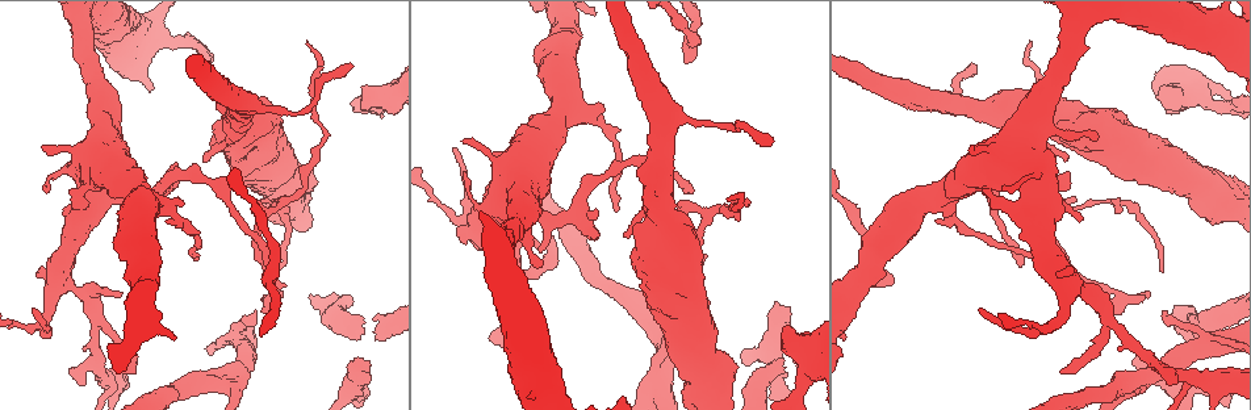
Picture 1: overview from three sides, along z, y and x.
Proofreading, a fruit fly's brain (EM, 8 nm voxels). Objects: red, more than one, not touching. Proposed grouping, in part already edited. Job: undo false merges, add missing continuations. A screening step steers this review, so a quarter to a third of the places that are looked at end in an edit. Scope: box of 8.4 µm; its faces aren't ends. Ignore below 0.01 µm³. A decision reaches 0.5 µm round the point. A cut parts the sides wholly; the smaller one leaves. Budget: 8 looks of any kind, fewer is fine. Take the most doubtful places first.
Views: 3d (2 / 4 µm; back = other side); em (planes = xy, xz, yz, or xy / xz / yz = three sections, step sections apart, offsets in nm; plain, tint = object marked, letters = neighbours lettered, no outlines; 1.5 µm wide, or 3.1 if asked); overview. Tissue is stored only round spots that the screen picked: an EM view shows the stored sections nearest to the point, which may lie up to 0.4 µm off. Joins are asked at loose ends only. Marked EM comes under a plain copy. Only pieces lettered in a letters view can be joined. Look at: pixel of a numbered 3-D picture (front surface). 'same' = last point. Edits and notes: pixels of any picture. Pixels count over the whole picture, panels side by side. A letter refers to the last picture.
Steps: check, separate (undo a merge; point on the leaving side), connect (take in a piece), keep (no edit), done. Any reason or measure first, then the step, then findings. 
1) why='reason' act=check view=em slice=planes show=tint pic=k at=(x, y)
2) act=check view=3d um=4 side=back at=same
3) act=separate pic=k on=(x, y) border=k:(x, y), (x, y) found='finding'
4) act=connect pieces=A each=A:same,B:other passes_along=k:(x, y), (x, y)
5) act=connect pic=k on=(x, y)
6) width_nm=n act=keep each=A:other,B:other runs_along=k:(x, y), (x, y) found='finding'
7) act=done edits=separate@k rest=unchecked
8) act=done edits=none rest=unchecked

why='free end' act=check view=3d um=2 pic=1 at=(1132, 360)

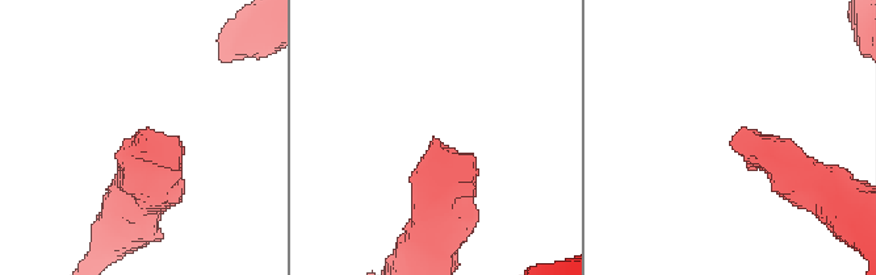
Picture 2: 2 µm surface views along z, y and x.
act=check view=em slice=planes show=letters pic=2 at=(141, 140)

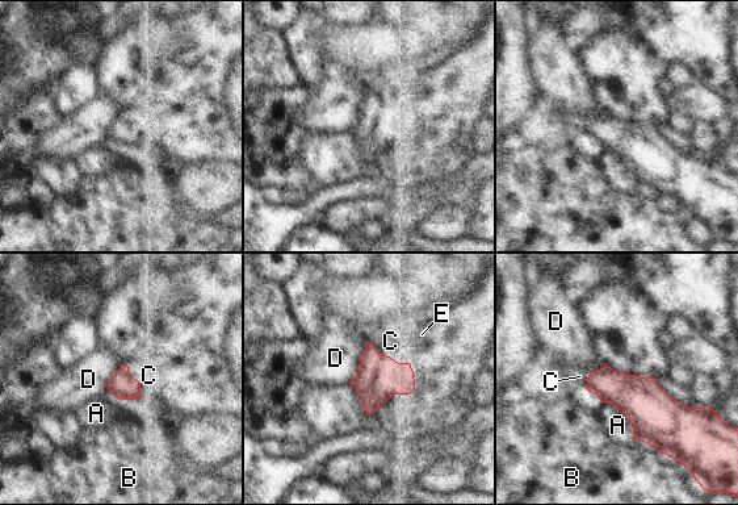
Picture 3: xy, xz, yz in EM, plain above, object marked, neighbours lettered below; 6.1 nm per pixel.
width_nm=170 act=connect pieces=C each=A:other,B:other,C:same,D:other,E:other passes_along=3:(380, 378), (389, 357), (390, 341) found='it goes on there'

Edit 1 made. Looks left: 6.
why='small branch off a trunk' act=check view=3d um=2 pic=1 at=(243, 344)

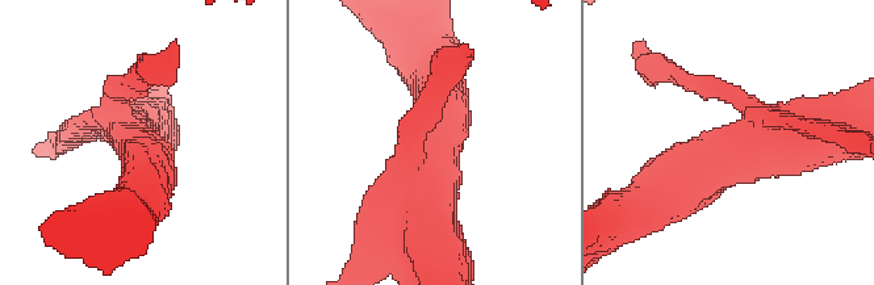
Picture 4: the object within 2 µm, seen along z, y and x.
arms=4 why='now the EM' act=check view=em slice=xy step=8 show=letters pic=4 at=(433, 182)

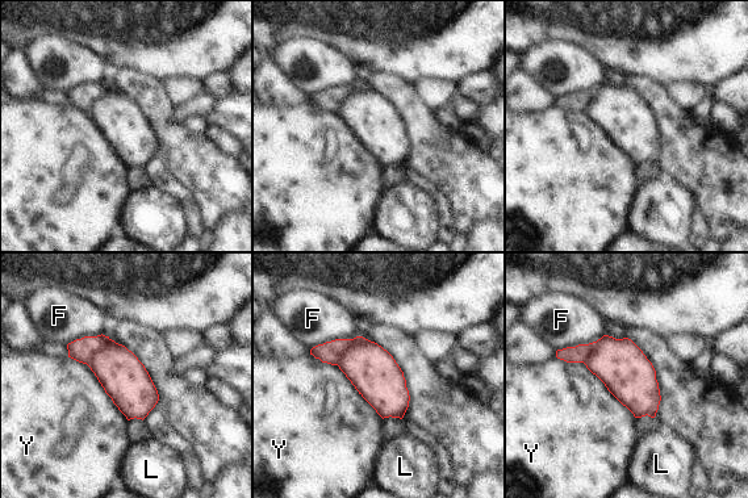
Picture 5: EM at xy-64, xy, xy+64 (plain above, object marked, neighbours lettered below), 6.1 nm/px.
act=separate pic=5 on=(124, 377) each=F:other,L:other,Y:other border=5:(109, 339), (91, 356), (87, 364) found='a second neuron is stuck on'

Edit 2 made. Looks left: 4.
act=check view=overview

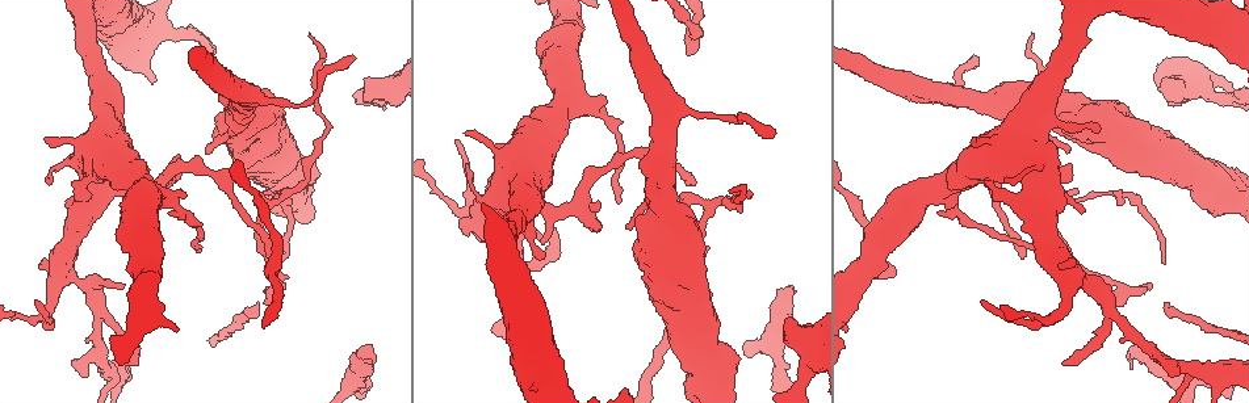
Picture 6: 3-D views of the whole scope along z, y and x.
why='tapers out' act=check view=em slice=xy step=8 show=tint pic=6 at=(207, 151)

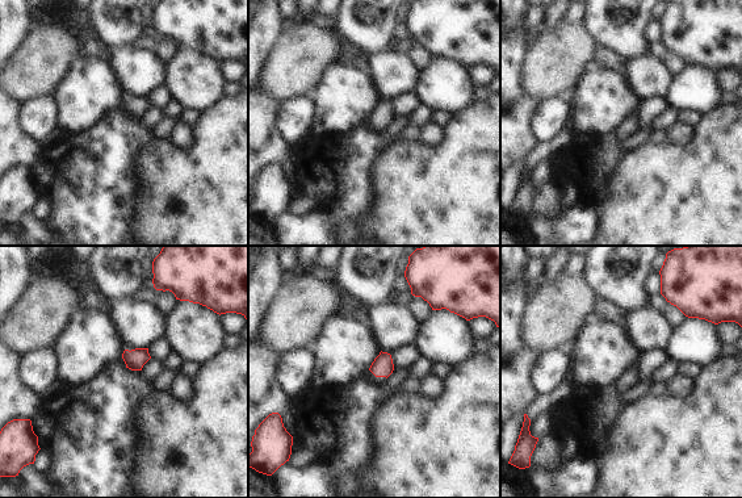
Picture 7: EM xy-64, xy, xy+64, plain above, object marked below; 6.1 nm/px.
act=check view=em slice=planes show=letters at=same

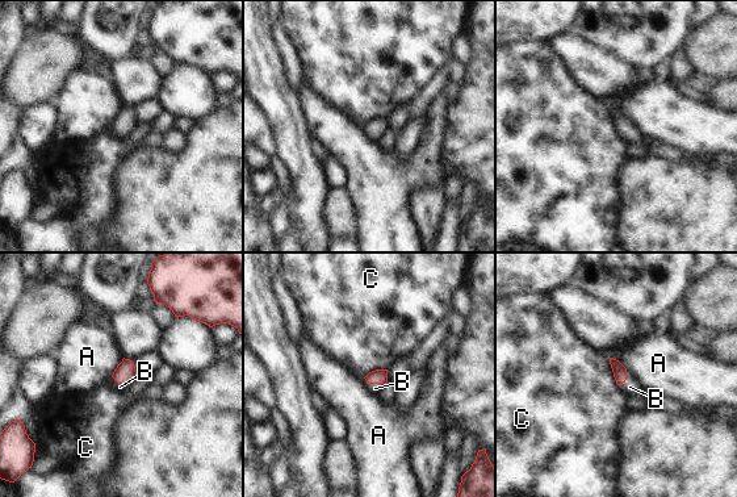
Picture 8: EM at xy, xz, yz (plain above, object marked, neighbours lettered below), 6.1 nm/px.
width_nm=80 act=connect pieces=B each=A:other,B:same,C:other passes_along=8:(380, 376), (375, 383), (375, 388) found='it goes on there'

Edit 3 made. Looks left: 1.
act=done edits=connect@3,separate@5,connect@8 rest=unchecked

